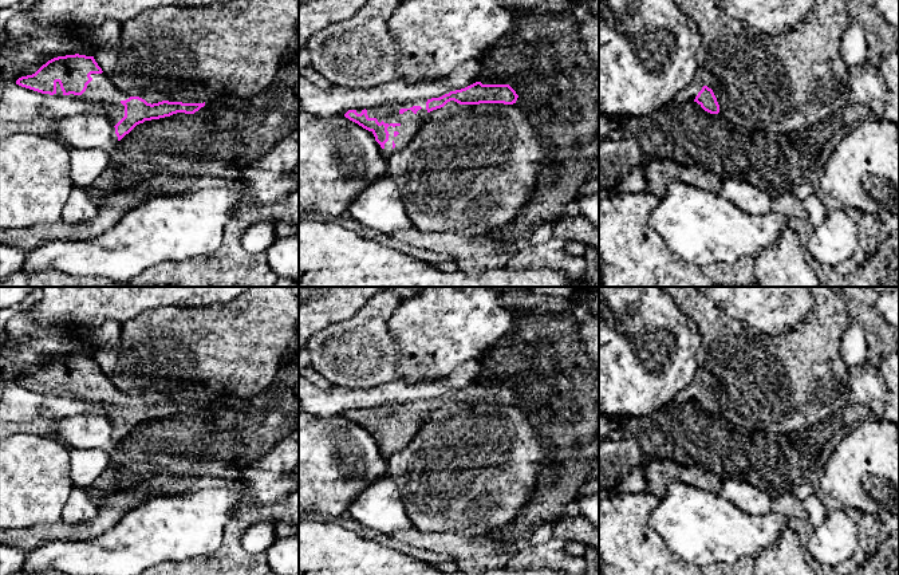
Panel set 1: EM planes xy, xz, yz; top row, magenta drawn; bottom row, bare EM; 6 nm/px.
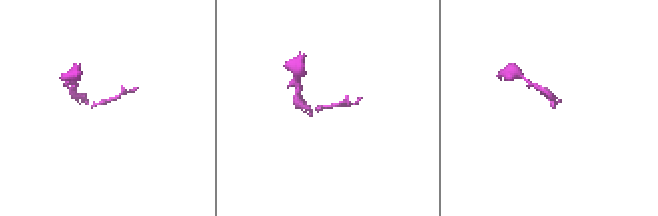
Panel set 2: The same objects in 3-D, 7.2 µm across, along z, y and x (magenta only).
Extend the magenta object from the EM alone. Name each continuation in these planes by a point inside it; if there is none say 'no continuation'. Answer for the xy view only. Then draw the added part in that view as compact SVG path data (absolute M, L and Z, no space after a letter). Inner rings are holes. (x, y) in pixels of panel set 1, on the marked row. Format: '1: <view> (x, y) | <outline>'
1: xy (99, 89) | M91 74L92 80L87 84L86 91L82 95L70 94L70 97L78 97L87 102L102 102L110 107L107 118L113 125L113 141L118 142L115 134L115 125L125 117L125 106L122 101L129 99L130 97L121 90L118 90L105 75Z

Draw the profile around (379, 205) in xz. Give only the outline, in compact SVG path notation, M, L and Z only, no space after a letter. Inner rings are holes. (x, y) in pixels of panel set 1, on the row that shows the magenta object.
M389 173L358 193L348 212L360 225L390 236L413 227L399 190Z

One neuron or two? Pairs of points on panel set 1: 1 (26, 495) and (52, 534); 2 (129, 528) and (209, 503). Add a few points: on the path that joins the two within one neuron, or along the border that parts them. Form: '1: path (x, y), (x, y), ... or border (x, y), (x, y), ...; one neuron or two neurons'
1: border (60, 519), (50, 524), (35, 524), (16, 530); two neurons
2: path (149, 528), (173, 528), (189, 523); one neuron

